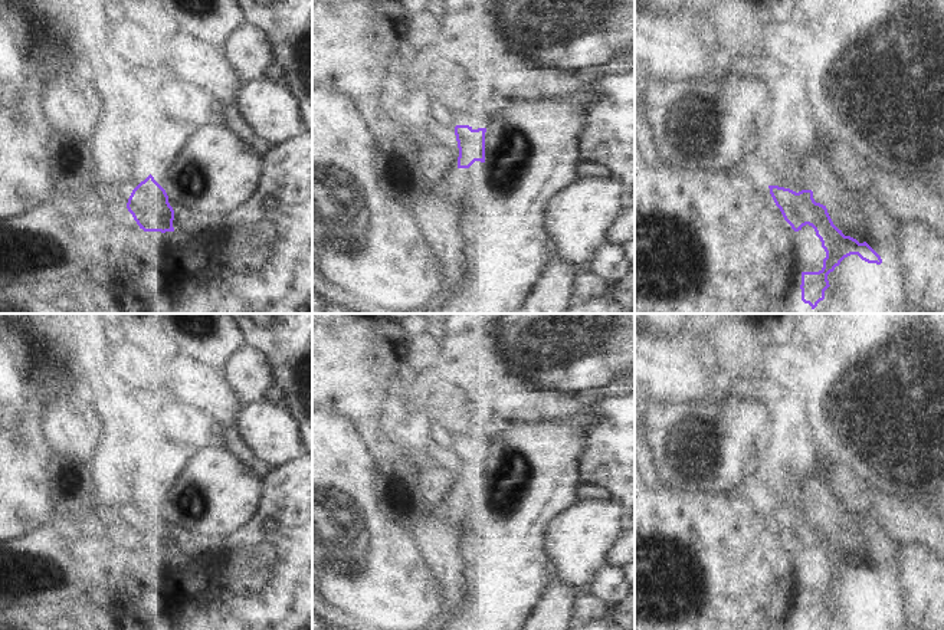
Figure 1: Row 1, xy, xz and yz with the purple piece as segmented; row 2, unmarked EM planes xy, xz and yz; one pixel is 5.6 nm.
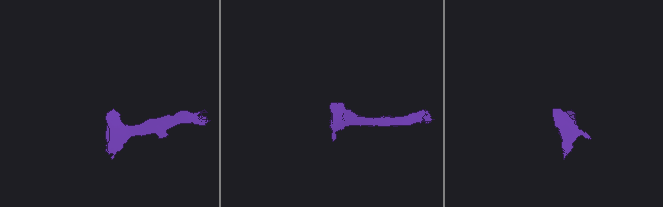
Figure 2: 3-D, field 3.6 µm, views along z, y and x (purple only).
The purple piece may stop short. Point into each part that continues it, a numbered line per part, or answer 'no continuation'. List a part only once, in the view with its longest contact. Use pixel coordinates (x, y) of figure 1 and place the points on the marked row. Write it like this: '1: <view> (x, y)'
1: yz (808, 246)

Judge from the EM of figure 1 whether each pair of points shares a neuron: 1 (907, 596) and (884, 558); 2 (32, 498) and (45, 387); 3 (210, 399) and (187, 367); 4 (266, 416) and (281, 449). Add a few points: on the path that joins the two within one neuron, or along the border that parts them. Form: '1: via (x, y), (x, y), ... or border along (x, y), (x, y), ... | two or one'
1: border along (904, 545), (901, 563), (882, 581) | two
2: via (28, 471), (28, 414) | one
3: via (207, 391), (192, 374) | one
4: via (266, 425), (278, 440) | one

